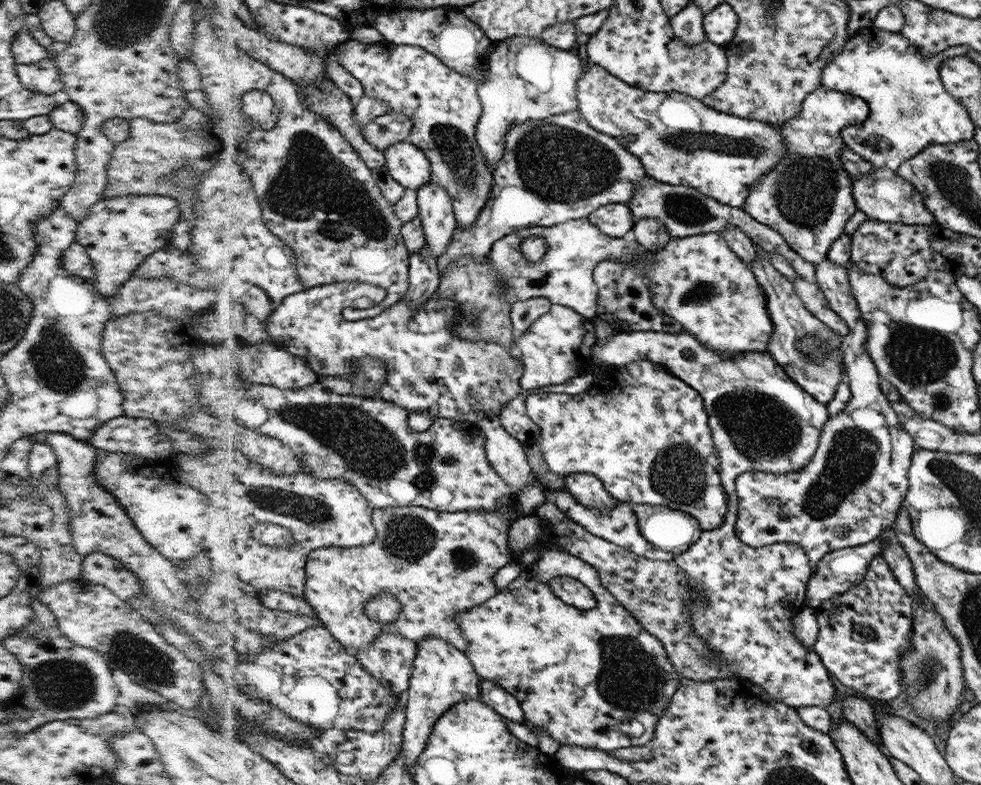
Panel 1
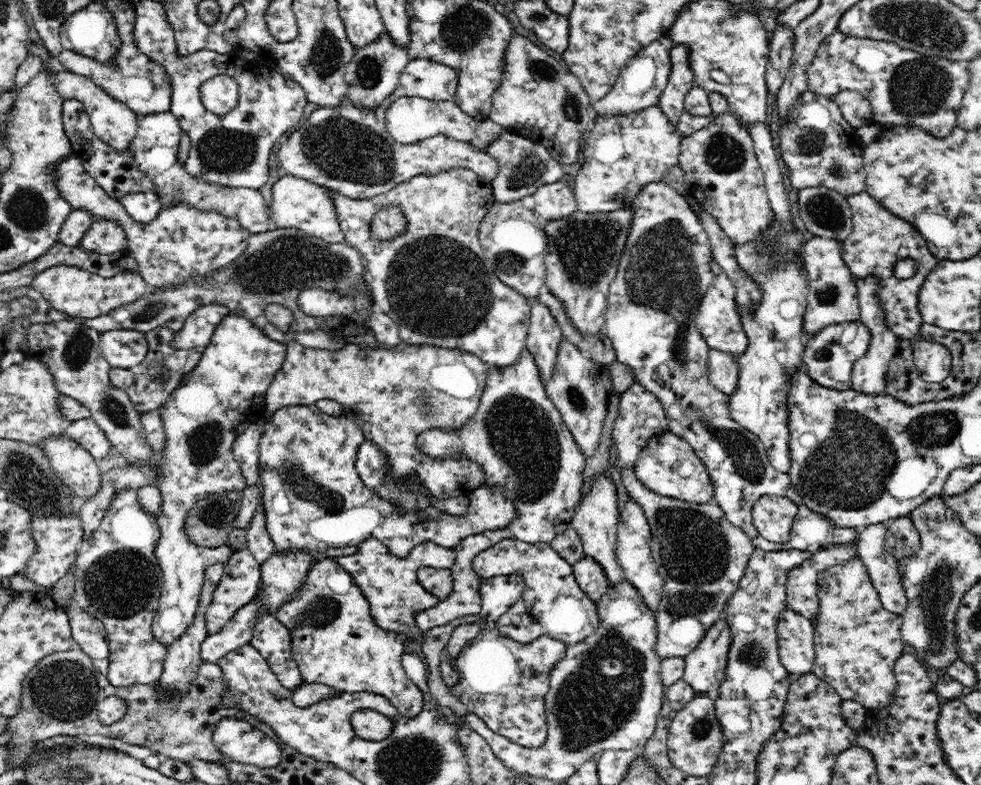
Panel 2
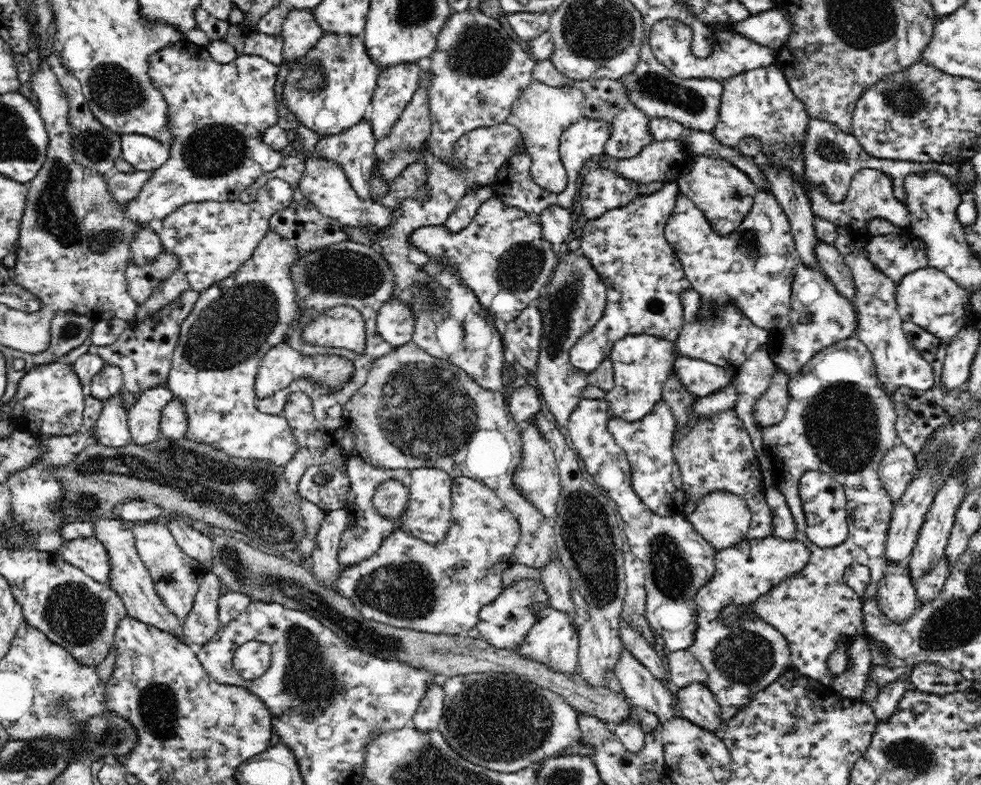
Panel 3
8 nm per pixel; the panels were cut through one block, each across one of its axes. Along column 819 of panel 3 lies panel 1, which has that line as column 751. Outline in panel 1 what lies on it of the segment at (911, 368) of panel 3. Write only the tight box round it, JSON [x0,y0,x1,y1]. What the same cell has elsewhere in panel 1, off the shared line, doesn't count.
[743,84,869,266]

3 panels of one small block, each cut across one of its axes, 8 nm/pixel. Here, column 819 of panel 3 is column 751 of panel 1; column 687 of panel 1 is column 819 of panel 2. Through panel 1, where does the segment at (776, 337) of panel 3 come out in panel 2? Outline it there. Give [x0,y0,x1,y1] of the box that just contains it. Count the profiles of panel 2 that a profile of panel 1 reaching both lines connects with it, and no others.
[801,236,860,342]

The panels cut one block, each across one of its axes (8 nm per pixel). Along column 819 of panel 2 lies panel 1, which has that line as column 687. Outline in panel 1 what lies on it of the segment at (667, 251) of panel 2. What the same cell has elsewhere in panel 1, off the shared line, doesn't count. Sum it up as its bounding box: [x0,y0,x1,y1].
[633,505,703,552]

